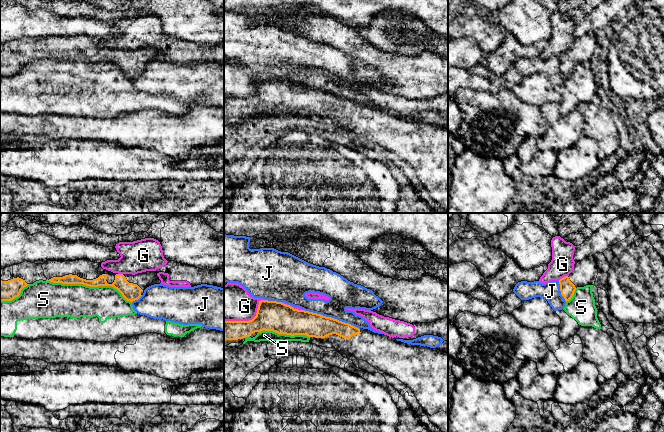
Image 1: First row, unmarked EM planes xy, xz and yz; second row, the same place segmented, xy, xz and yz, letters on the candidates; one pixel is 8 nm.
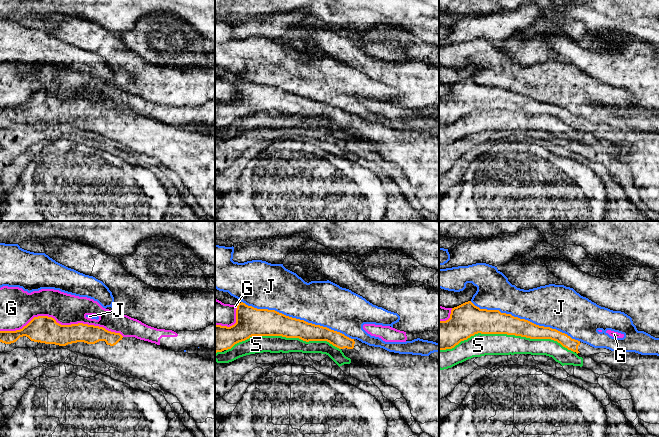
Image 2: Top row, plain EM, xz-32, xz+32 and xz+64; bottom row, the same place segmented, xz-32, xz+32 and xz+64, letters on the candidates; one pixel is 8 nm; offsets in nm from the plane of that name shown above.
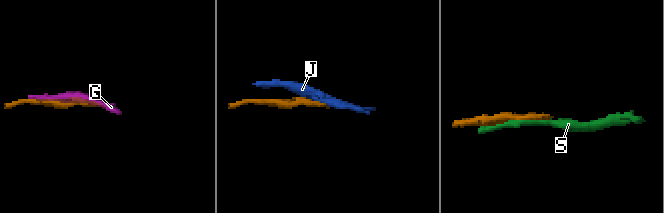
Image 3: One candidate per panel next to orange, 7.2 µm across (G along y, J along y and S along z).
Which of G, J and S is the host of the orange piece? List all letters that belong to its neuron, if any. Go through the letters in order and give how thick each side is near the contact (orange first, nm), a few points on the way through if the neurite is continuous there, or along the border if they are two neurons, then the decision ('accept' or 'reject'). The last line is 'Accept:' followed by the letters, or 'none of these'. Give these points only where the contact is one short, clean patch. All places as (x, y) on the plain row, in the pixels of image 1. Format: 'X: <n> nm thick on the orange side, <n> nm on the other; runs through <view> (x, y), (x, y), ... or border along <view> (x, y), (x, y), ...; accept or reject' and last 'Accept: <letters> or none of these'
G: 240 nm thick on the orange side, 300 nm on the other; reject
J: 200 nm thick on the orange side, 220 nm on the other; reject
S: 120 nm thick on the orange side, 280 nm on the other; reject
Accept: none of these

